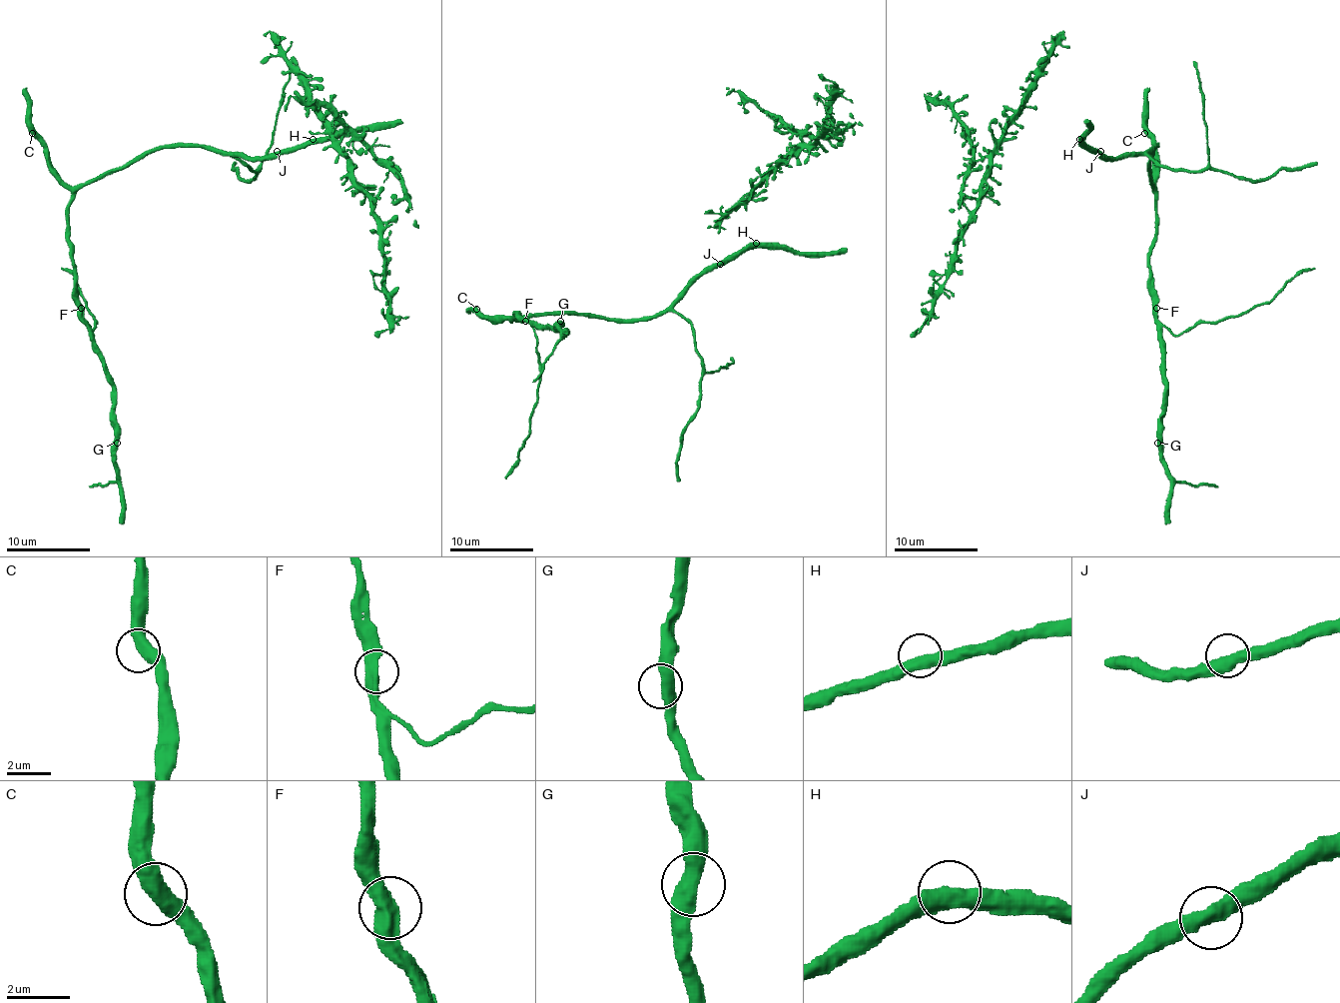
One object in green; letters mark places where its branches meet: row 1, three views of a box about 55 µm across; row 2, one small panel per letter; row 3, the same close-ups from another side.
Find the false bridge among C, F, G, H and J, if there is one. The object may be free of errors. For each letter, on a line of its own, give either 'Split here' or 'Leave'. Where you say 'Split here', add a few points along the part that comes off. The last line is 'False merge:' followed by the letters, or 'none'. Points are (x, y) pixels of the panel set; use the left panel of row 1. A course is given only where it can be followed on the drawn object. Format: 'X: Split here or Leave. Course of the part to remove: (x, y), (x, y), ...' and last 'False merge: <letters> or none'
C: Leave
F: Leave
G: Leave
H: Leave
J: Leave
False merge: none

